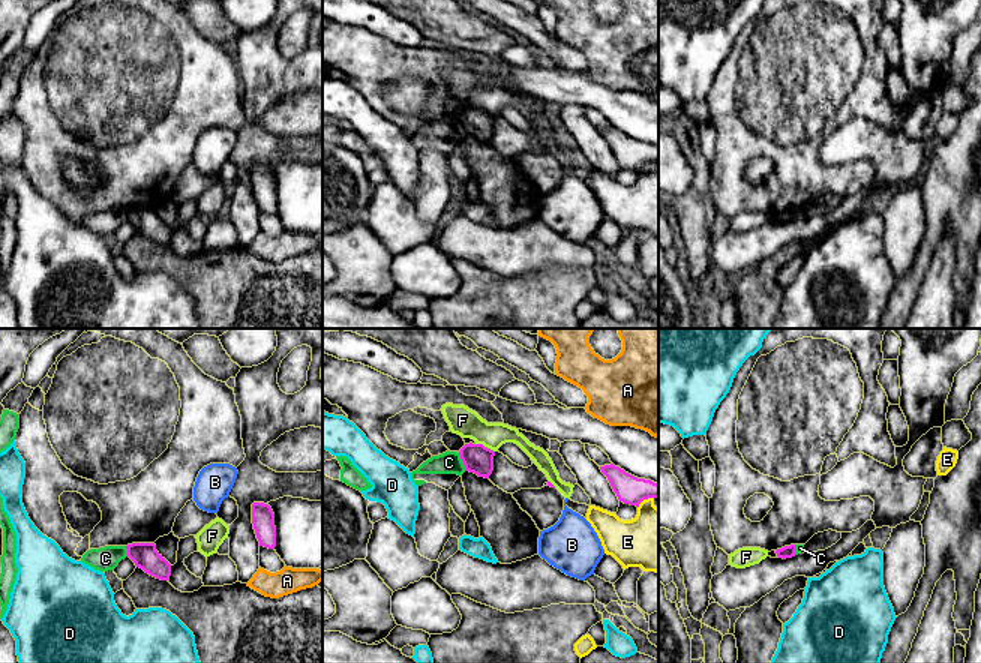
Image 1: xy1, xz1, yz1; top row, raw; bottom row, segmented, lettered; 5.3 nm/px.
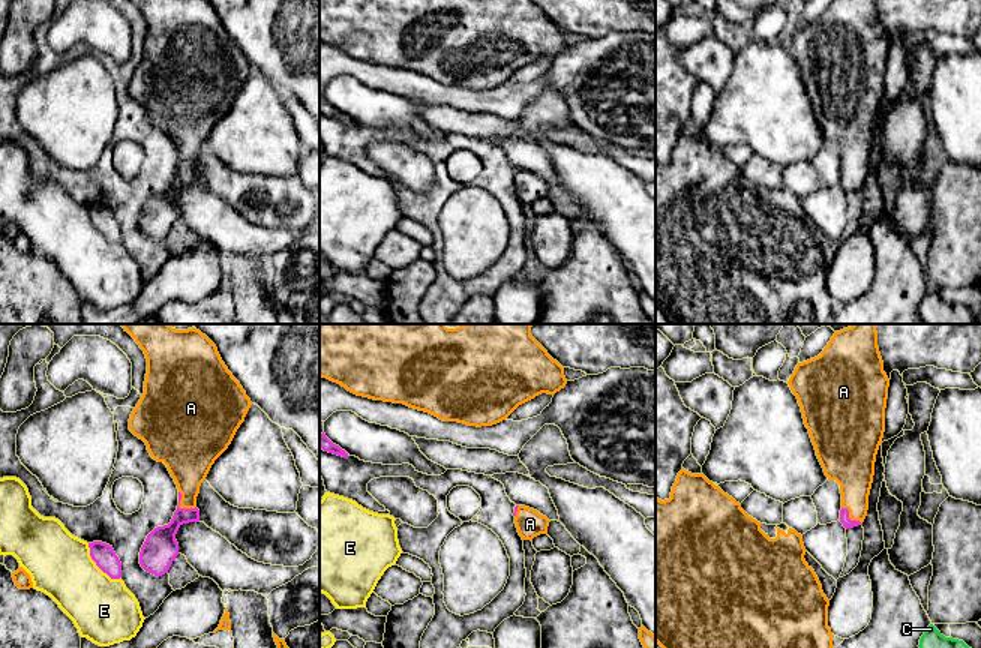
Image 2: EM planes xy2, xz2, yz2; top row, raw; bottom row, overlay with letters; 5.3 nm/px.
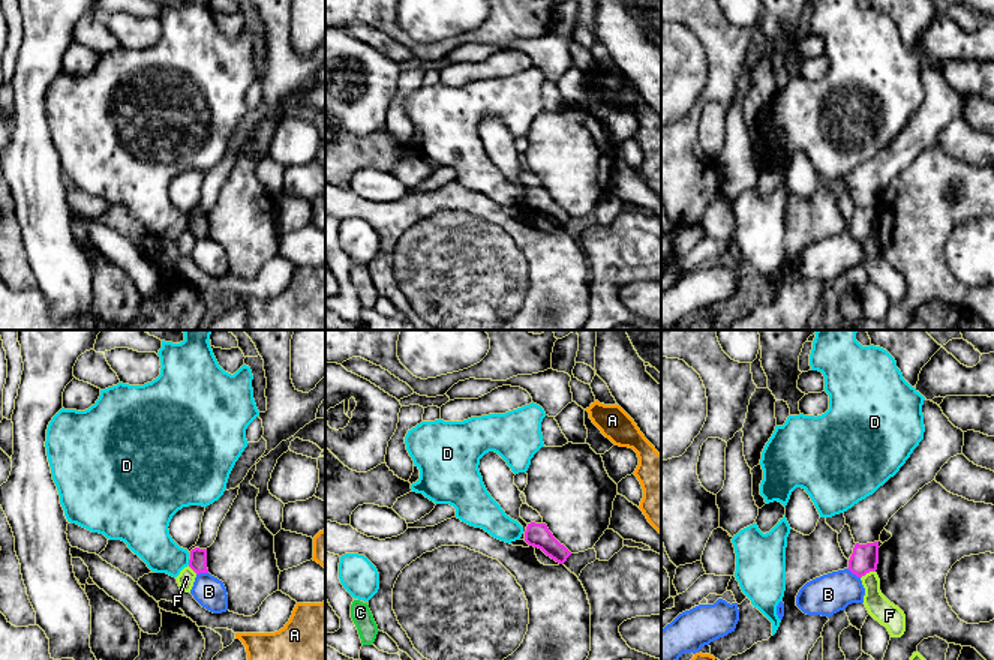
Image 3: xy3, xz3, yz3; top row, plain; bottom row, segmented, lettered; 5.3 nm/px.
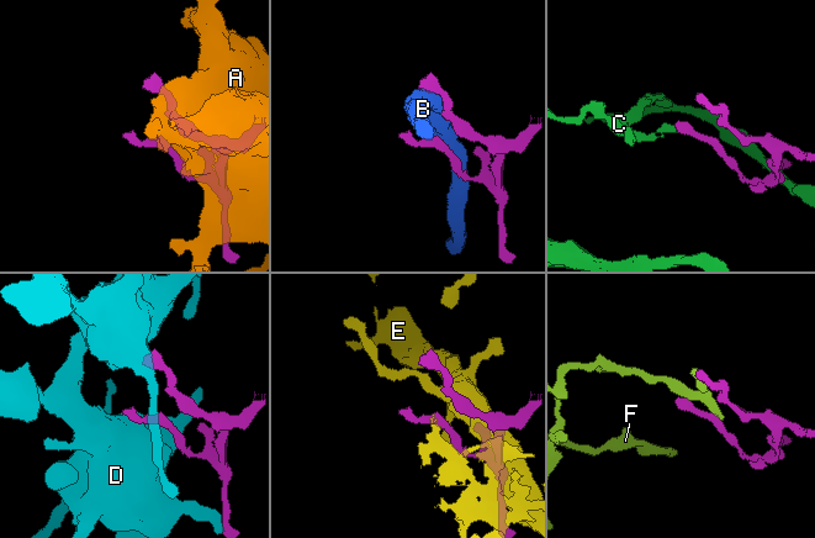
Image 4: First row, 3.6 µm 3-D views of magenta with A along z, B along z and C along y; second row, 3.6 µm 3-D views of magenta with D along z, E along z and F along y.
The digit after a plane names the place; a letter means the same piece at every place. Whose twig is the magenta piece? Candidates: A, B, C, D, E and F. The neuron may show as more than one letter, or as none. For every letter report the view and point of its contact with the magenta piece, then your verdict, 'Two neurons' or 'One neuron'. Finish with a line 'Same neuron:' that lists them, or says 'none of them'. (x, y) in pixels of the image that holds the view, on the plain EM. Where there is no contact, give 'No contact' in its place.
A: Touches magenta at xy2 (179, 168). One neuron
B: Touches magenta at yz3 (853, 237). Two neurons
C: Touches magenta at xz1 (462, 125). Two neurons
D: Touches magenta at xy3 (189, 227). Two neurons
E: Touches magenta at xy2 (98, 230). Two neurons
F: Touches magenta at xz1 (485, 111). Two neurons
Same neuron: A

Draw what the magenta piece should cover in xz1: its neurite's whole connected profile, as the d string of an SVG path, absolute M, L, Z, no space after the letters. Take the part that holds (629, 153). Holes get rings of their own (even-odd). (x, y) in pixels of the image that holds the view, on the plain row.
M614 128L600 130L600 134L624 168L639 171L644 164L658 162L658 148L651 144L638 142Z

